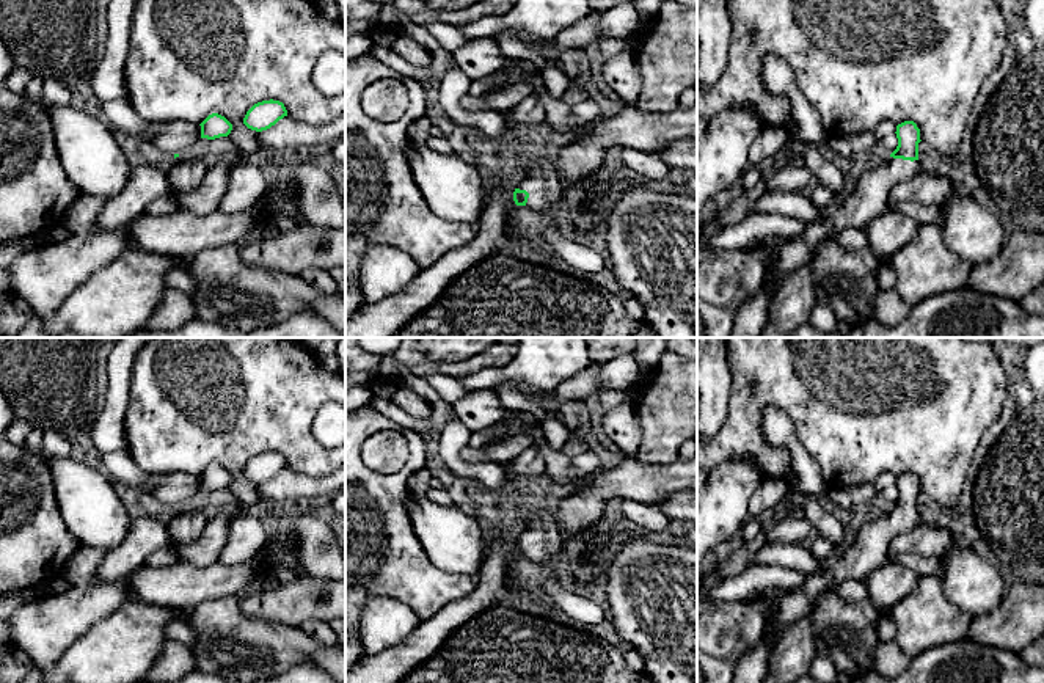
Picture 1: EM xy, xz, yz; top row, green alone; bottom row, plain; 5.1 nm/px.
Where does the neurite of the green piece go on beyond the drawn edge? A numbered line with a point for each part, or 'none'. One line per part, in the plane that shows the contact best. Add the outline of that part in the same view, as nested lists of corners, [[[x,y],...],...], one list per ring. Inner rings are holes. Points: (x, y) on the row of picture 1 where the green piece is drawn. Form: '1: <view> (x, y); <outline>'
1: yz (870, 198); [[[890,155],[860,165],[856,188],[843,204],[830,214],[821,212],[821,217],[807,225],[799,236],[787,239],[776,256],[772,278],[763,281],[755,295],[738,308],[730,338],[760,338],[768,323],[774,284],[807,264],[816,248],[832,240],[835,232],[845,228],[865,229],[889,207],[890,190],[918,174],[925,174],[918,160],[911,162]]]

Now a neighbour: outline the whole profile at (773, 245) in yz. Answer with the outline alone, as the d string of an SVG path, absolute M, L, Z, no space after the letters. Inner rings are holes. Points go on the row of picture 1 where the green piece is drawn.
M766 237L761 242L758 242L761 247L766 248L763 281L769 281L772 278L776 256L785 242L787 242L787 239L783 239L783 237Z

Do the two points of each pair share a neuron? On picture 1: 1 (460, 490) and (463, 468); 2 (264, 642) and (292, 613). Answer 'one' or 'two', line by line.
1: two
2: two

